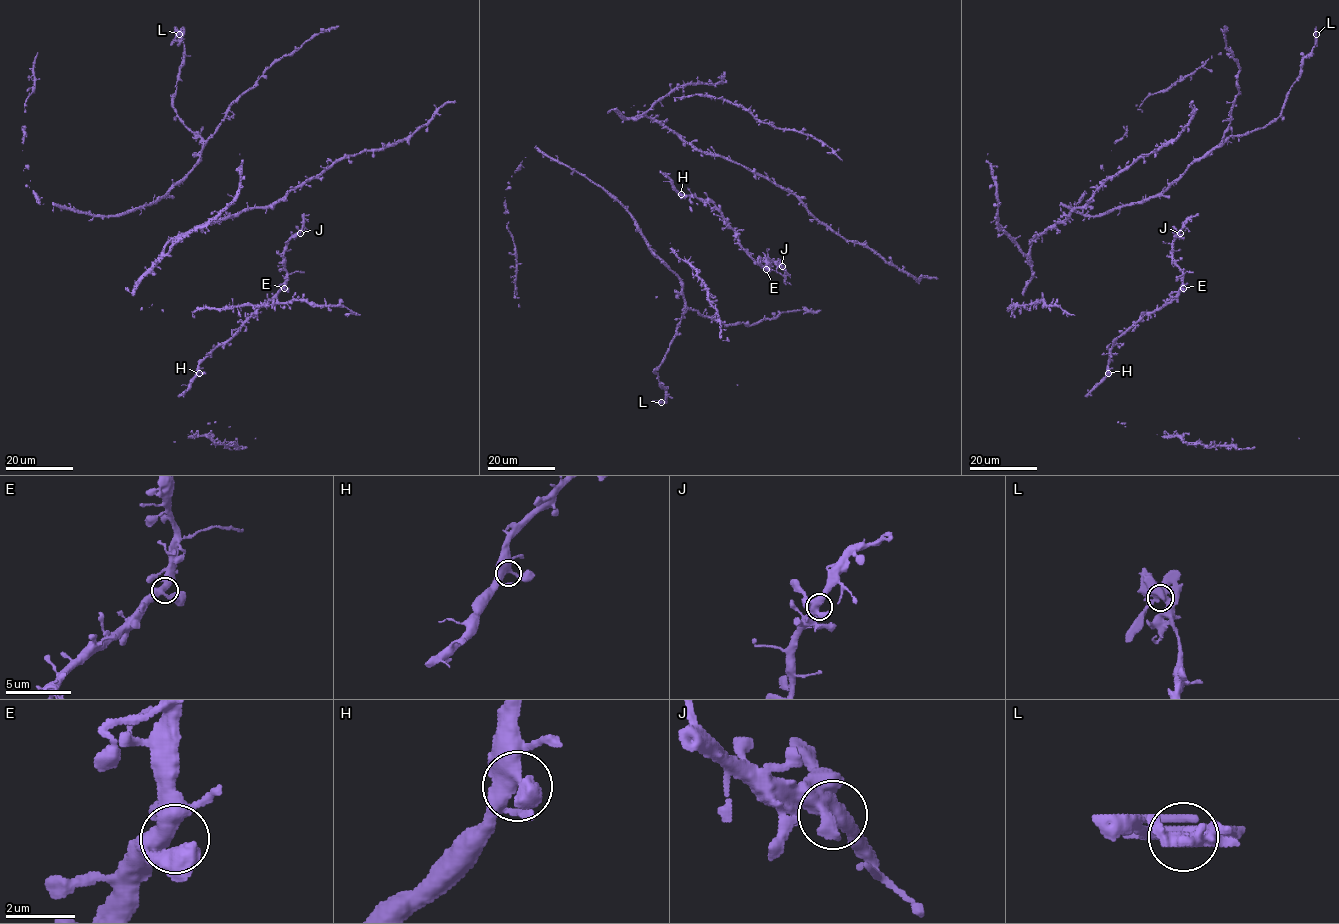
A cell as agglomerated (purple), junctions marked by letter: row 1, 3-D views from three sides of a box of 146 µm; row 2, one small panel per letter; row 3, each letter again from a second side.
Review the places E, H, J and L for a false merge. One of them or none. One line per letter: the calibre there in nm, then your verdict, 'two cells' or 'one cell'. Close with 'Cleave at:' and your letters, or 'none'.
E: 400 nm thick; one cell
H: 400 nm thick; one cell
J: 480 nm thick; one cell
L: 420 nm thick; two cells
Cleave at: L

